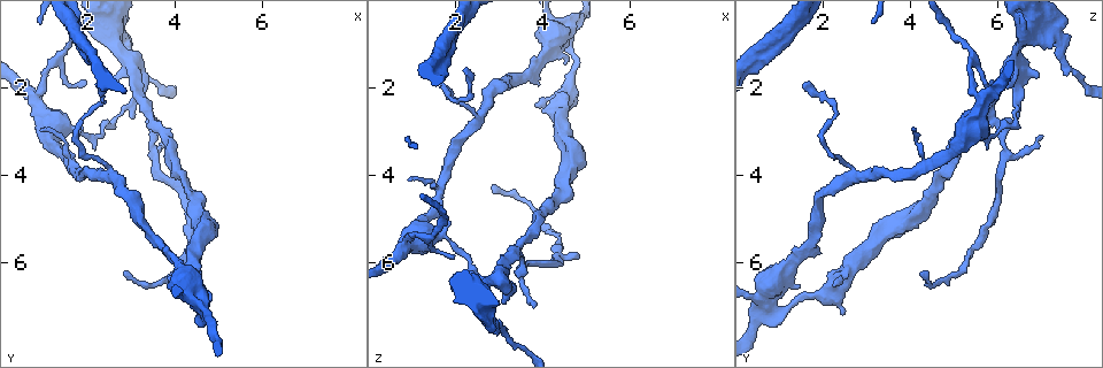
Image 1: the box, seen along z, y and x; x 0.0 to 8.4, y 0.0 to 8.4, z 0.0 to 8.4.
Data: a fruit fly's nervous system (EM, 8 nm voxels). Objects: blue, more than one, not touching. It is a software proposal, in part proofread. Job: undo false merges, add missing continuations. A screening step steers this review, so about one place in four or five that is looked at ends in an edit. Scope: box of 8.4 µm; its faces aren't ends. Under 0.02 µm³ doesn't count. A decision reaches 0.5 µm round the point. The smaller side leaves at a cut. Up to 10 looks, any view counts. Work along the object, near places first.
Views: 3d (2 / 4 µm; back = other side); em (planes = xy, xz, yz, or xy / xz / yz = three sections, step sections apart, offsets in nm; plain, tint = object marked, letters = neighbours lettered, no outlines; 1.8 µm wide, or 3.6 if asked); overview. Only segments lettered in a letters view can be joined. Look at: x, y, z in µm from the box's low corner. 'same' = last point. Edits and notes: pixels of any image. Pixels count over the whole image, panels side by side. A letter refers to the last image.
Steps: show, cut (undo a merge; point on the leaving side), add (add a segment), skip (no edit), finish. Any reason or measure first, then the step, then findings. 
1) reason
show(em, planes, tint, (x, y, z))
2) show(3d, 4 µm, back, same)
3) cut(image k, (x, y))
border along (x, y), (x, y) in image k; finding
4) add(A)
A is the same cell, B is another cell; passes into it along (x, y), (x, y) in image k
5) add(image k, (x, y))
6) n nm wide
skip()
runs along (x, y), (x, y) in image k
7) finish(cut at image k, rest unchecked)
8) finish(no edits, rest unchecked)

closes a loop
show(3d, 4 µm, back, (4.25, 4.00, 4.55))

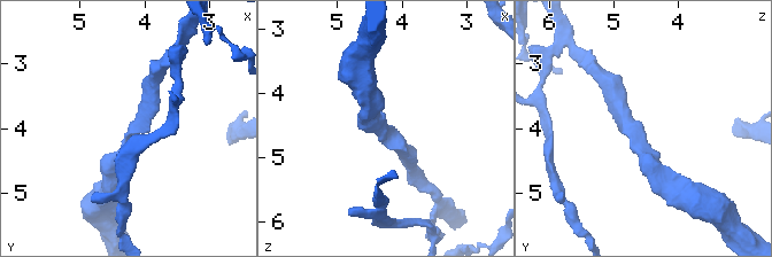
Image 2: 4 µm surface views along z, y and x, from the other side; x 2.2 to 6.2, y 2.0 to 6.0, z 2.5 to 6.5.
now the EM
show(em, yz, step 16, tint, (4.25, 4.05, 4.55))

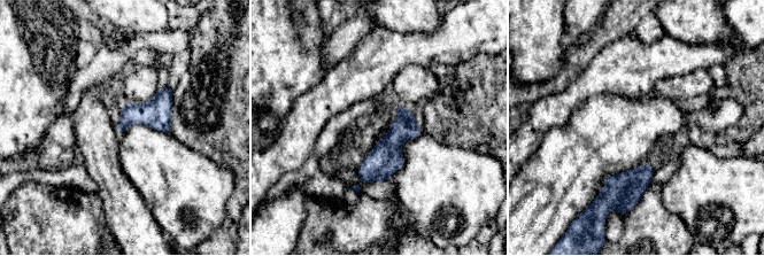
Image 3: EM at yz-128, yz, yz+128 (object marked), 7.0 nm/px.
what lies round it
show(em, yz, step 16, letters, same)

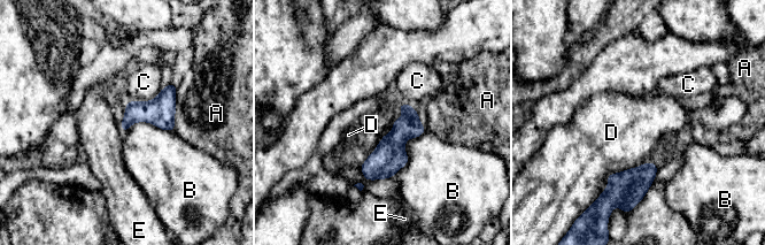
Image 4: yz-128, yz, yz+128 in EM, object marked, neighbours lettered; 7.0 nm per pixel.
120 nm wide
skip()
A, B, C, D and E are other cells; border along (425, 132), (394, 176) in image 4; continuous, no second cell

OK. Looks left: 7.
sudden change in width
show(3d, 4 µm, back, (0.80, 2.15, 5.50))

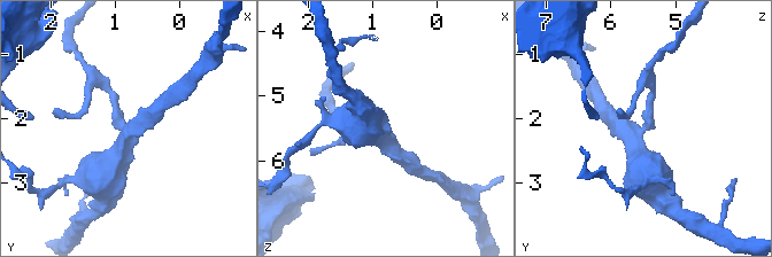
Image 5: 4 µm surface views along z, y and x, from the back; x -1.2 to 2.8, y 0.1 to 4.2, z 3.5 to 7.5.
3 arms
show(em, 3.6 µm, planes, letters, (0.80, 2.15, 5.50))

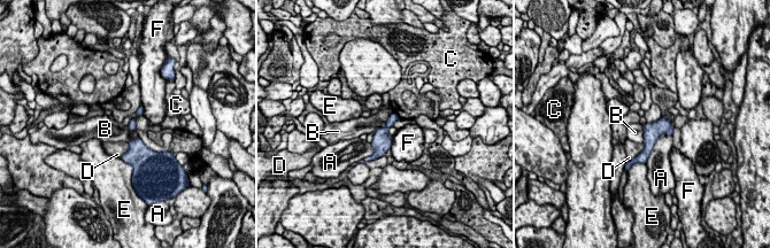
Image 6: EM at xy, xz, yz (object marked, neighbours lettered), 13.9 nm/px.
A touches over 550 nm
skip()
A, B, C, D, E and F are other cells; border along (641, 125), (643, 142) in image 6; all the same cell

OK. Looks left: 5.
abrupt turn
show(3d, 2 µm, back, (1.75, 3.25, 2.00))

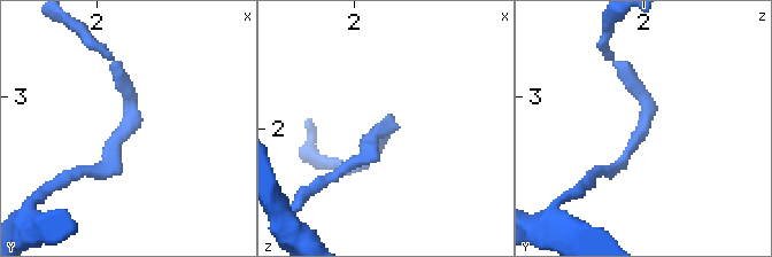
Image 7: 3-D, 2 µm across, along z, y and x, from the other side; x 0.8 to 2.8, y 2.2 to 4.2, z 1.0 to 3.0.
show(em, planes, tint, (1.74, 3.22, 1.98))

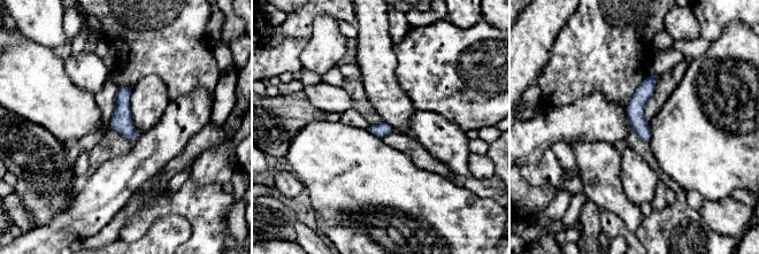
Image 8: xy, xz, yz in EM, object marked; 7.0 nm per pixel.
show(em, planes, letters, same)

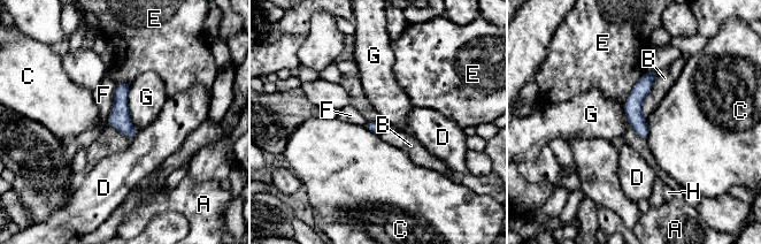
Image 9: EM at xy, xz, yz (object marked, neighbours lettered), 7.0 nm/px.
B touches over 360 nm
skip()
A, B, C, D, E, F, G and H are other cells; runs along (651, 75), (636, 97), (644, 135) in image 9; continuous, no second cell

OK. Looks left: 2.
a fork
show(em, 3.6 µm, xz, step 8, tint, (4.55, 6.90, 0.75))

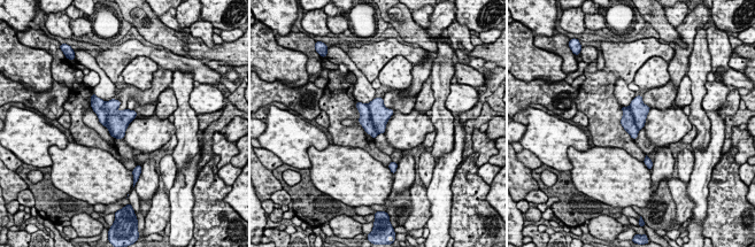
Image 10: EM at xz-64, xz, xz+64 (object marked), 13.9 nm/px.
cut it another way
show(em, 3.6 µm, yz, step 4, letters, same)

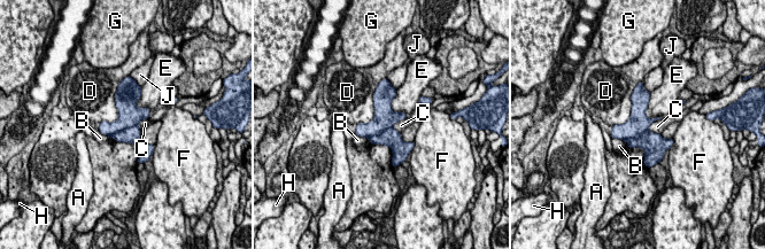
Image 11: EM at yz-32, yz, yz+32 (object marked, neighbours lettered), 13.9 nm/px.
D touches over 550 nm
cut(image 11, (129, 115))
A, B, C, D, E, F, G, H and J are other cells; two cells meet here

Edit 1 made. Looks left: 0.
finish(cut at image 11, rest unchecked)

